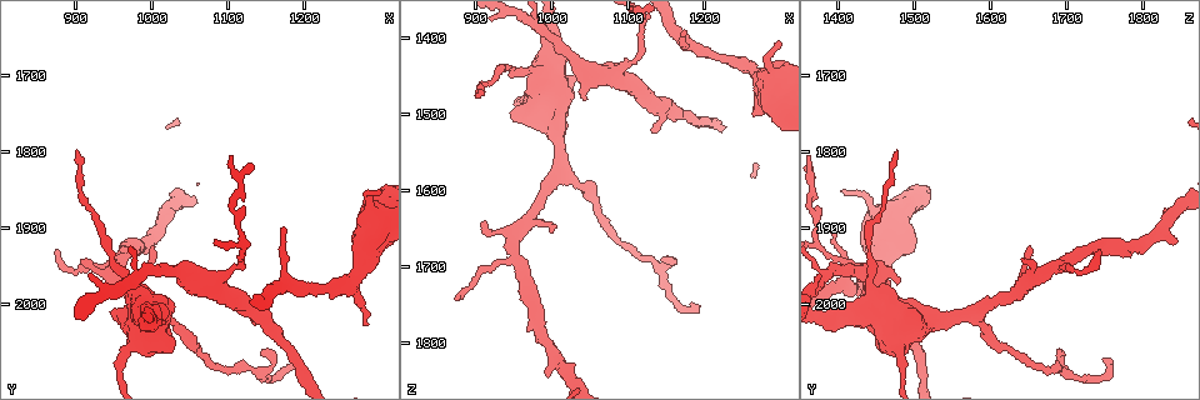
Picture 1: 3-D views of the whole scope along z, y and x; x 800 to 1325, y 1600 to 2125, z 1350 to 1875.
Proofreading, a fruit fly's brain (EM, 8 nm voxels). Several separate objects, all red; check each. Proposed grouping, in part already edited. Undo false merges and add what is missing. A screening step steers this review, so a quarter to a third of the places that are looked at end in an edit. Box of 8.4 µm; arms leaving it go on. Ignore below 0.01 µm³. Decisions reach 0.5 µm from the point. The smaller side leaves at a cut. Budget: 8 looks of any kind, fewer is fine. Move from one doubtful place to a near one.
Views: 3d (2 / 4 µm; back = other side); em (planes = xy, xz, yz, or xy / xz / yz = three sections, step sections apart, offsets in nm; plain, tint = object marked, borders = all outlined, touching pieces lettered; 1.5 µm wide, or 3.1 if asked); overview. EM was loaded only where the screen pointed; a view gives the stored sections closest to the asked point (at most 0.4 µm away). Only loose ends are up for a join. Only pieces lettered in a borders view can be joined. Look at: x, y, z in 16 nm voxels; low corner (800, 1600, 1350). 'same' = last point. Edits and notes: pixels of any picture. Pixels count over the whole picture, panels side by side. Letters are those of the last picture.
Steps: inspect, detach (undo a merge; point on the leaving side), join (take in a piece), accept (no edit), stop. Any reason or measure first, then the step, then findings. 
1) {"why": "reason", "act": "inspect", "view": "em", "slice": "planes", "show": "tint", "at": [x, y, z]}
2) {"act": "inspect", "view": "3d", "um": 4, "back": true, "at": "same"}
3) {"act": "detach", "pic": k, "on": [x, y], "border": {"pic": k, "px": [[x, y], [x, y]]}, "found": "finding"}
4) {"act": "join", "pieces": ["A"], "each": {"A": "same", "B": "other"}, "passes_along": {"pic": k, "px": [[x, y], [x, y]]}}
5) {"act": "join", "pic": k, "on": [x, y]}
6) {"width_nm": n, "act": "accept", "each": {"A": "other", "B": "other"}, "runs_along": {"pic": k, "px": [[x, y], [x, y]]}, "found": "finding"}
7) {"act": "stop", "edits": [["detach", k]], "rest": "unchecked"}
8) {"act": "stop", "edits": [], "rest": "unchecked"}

{"why": "thin end", "act": "inspect", "view": "3d", "um": 2, "at": [1190, 2070, 1755]}

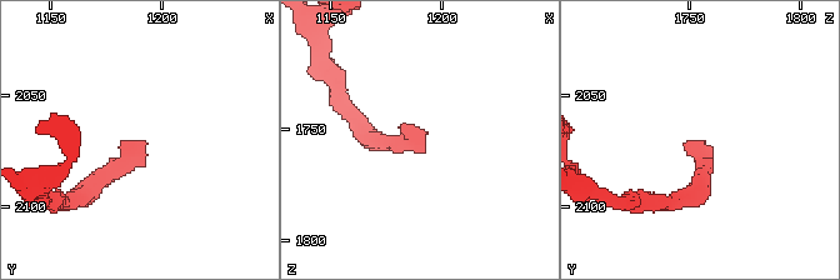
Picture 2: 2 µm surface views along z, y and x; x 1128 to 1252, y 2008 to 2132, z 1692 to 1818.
{"why": "shape alone is not enough", "act": "inspect", "view": "em", "slice": "xy", "step": 4, "show": "borders", "at": [1191, 2070, 1756]}

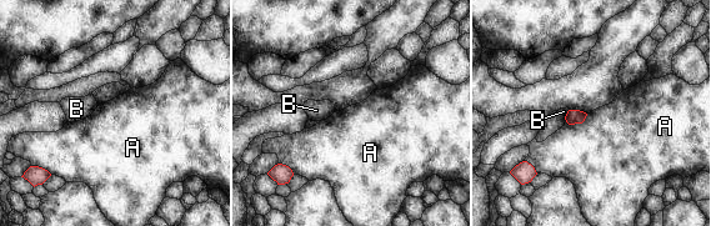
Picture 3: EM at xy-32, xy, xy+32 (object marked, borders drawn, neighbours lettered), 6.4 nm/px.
{"width_nm": 100, "act": "accept", "each": {"A": "other", "B": "other"}, "border": {"pic": 3, "px": [[587, 114], [581, 122], [566, 122]]}, "found": "none of them fits"}

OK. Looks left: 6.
{"why": "three arms meet", "act": "inspect", "view": "em", "slice": "planes", "show": "borders", "at": [955, 1950, 1695]}

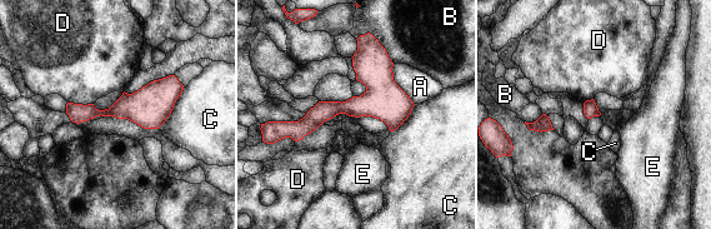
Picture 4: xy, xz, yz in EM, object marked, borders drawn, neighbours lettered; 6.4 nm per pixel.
{"width_nm": 260, "act": "accept", "each": {"A": "other", "B": "other", "C": "other", "D": "other", "E": "other"}, "found": "all the same cell"}

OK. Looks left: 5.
{"why": "long arm stops here", "act": "inspect", "view": "em", "slice": "planes", "show": "borders", "at": [895, 1800, 1475]}

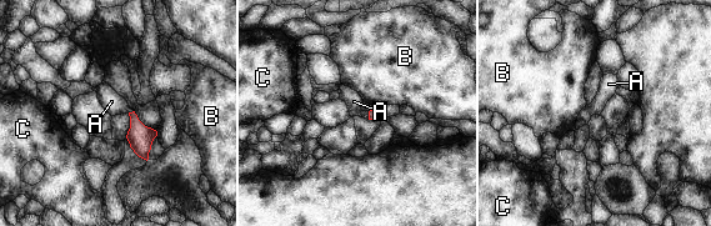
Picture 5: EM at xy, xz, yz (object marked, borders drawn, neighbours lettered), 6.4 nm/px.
{"act": "join", "pieces": ["A"], "each": {"A": "same", "B": "other", "C": "other"}, "passes_along": {"pic": 5, "px": [[140, 137], [130, 112], [111, 101]]}, "found": "it goes on there"}

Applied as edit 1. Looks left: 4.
{"act": "stop", "edits": [["join", 5]], "rest": "unchecked"}

